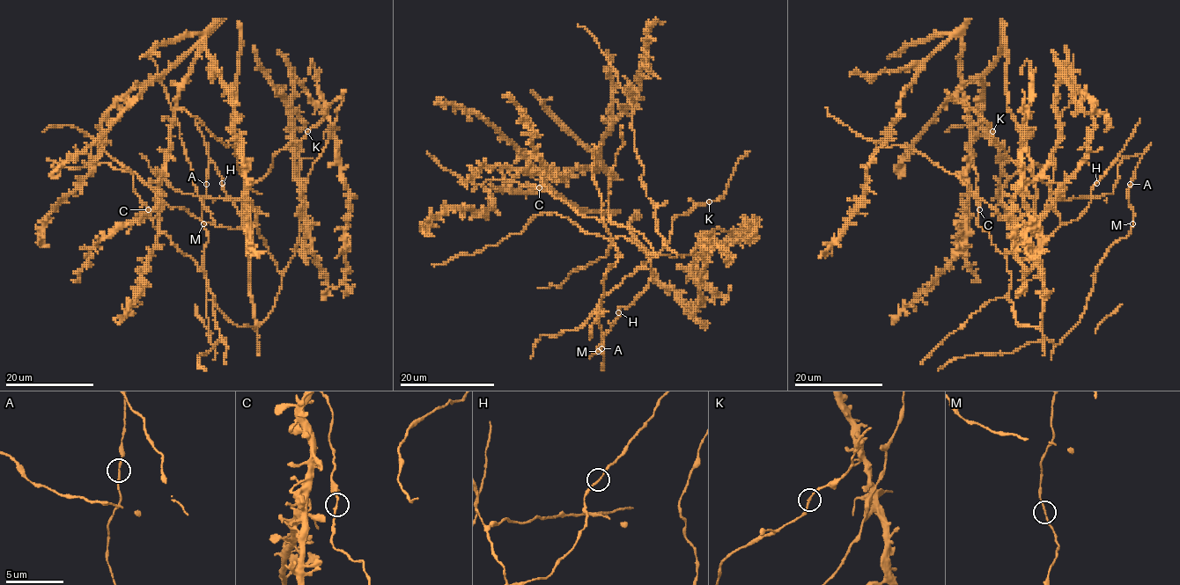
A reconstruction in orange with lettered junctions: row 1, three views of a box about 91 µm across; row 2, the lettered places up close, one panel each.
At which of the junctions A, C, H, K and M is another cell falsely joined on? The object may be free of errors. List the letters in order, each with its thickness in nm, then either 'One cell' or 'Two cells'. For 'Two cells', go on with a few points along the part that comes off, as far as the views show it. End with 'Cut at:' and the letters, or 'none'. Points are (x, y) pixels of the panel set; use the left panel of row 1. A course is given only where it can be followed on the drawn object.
A: Thickness 170 nm. One cell
C: Thickness 180 nm. One cell
H: Thickness 170 nm. One cell
K: Thickness 170 nm. One cell
M: Thickness 170 nm. One cell
Cut at: none

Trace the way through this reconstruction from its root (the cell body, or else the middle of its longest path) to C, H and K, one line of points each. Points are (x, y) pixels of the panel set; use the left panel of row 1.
C: (247, 325), (237, 326), (217, 308), (206, 275), (189, 256), (177, 248), (164, 230), (153, 225), (148, 209)
H: (247, 325), (254, 327), (247, 246), (254, 224), (238, 211), (222, 183)
K: (247, 325), (254, 327), (247, 238), (256, 214), (245, 194), (269, 172), (274, 156), (307, 131)

